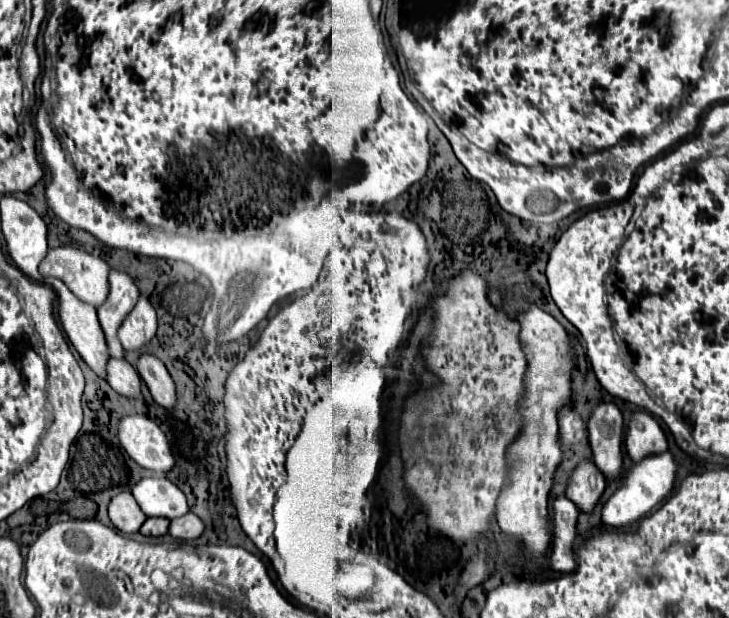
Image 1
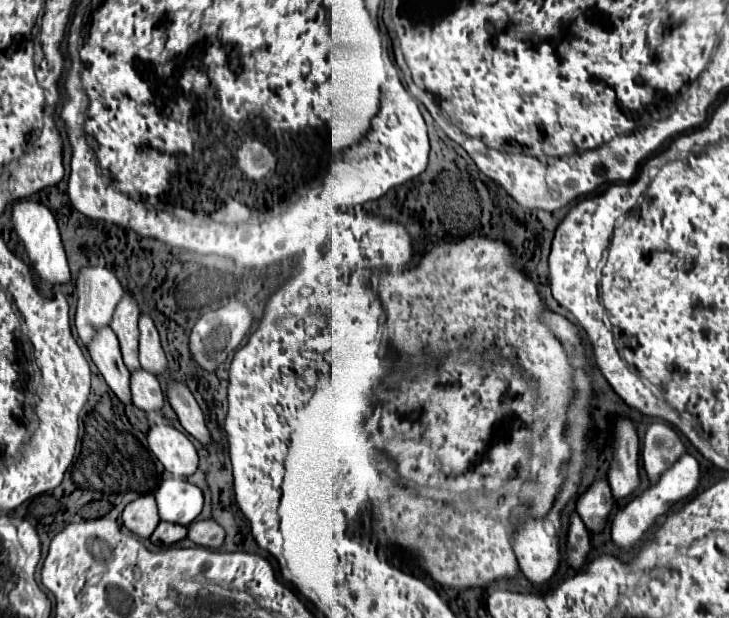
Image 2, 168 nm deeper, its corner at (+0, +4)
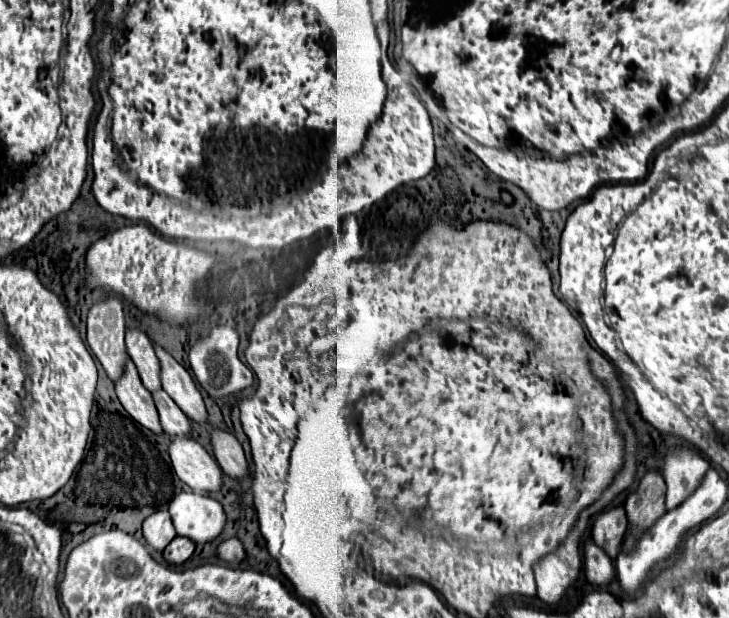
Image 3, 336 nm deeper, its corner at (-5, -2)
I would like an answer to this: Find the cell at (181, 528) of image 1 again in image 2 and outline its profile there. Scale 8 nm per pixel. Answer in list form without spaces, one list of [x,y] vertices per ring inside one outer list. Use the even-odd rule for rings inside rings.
[[[213,519],[207,521],[195,521],[189,525],[189,535],[187,535],[193,543],[201,545],[201,547],[221,547],[225,541],[225,529],[215,523]]]

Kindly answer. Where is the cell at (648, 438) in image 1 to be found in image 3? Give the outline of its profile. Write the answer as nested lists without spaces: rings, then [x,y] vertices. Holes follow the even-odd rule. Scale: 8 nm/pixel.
[[[680,445],[670,447],[662,465],[662,477],[666,481],[666,507],[676,507],[694,489],[694,485],[700,485],[708,467],[710,463],[698,453]]]

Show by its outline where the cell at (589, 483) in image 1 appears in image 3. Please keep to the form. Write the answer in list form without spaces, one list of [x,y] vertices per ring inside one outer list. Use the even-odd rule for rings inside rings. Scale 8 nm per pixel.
[[[612,507],[596,517],[592,525],[592,539],[596,545],[604,547],[608,557],[614,559],[622,547],[626,527],[628,527],[628,519],[624,507]]]

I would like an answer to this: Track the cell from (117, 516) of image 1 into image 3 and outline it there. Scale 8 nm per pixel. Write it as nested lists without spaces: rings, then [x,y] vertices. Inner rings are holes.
[[[156,511],[150,517],[146,517],[142,523],[142,533],[144,533],[146,543],[150,547],[154,547],[156,551],[162,551],[168,545],[168,541],[172,541],[172,537],[176,537],[168,511]]]

